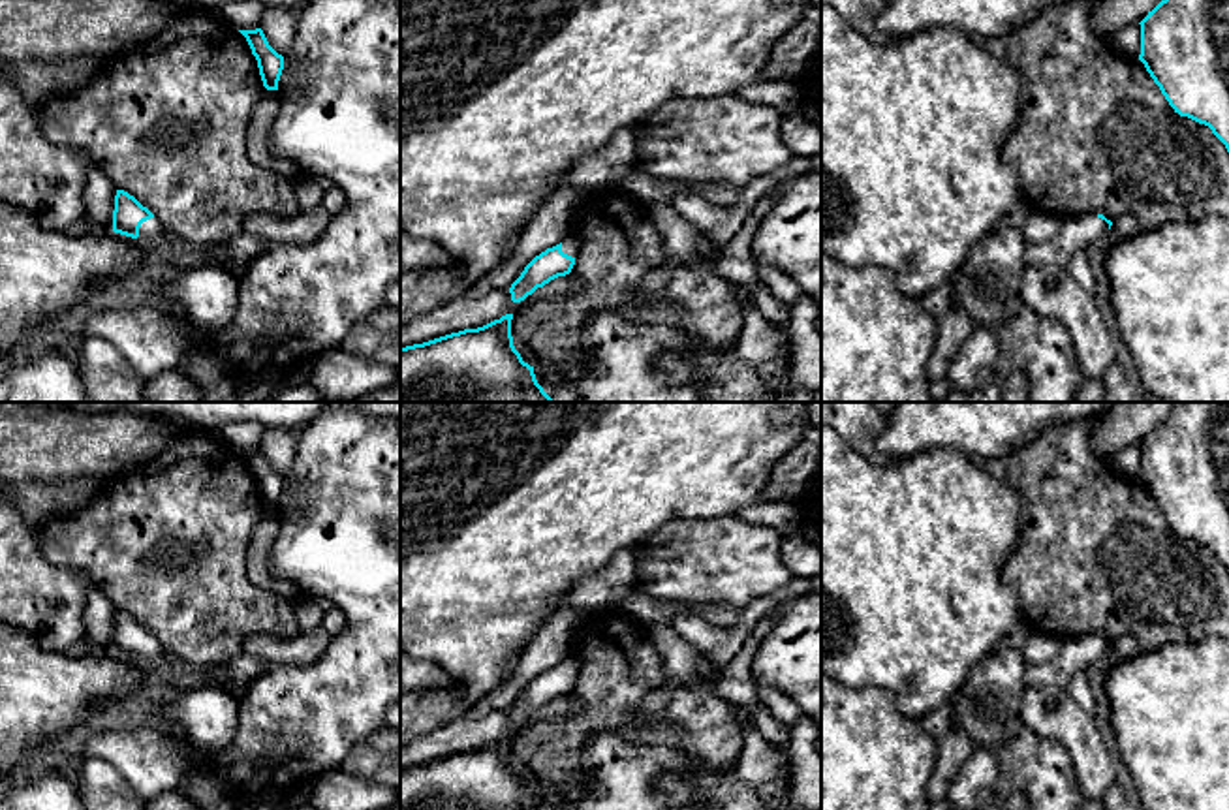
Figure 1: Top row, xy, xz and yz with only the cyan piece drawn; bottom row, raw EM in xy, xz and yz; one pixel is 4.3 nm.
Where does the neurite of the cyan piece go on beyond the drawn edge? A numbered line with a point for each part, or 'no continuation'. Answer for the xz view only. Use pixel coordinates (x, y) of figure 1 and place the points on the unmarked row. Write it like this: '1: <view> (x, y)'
1: xz (570, 668)

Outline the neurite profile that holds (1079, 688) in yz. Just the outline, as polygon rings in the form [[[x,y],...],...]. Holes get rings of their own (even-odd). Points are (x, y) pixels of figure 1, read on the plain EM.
[[[1079,671],[1071,677],[1067,692],[1081,709],[1094,716],[1096,699],[1086,671]]]

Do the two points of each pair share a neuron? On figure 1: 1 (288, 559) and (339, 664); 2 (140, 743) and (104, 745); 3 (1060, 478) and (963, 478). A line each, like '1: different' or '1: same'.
1: same
2: same
3: different

